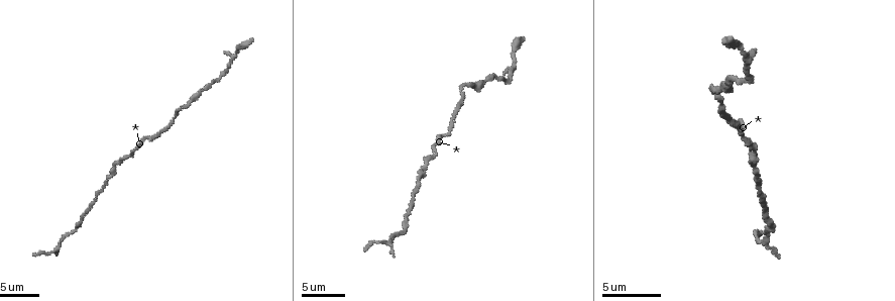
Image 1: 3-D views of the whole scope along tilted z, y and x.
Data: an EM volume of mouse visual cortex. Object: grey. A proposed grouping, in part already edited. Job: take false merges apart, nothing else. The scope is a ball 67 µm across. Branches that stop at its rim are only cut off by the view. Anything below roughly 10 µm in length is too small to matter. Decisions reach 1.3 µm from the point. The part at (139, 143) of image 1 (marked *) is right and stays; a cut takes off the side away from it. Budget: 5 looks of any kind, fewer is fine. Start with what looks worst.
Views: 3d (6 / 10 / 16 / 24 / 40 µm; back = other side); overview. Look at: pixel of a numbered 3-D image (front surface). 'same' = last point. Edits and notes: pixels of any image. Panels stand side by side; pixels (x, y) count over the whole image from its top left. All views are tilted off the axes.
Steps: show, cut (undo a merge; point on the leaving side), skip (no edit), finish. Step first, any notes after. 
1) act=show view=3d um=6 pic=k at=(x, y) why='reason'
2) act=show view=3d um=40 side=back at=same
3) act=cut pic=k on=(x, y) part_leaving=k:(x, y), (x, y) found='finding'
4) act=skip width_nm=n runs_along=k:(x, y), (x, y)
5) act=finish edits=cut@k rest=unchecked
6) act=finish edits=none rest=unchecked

act=show view=3d um=16 pic=1 at=(753, 152) why='a narrow waist'

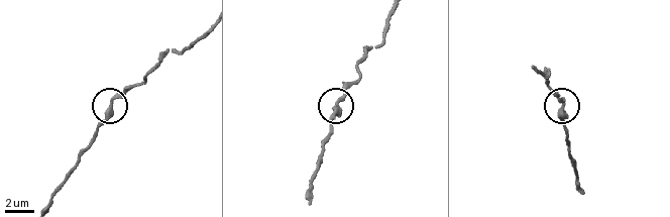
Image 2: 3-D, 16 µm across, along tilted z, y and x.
act=show view=3d um=16 side=back pic=2 at=(113, 105) why='from behind'

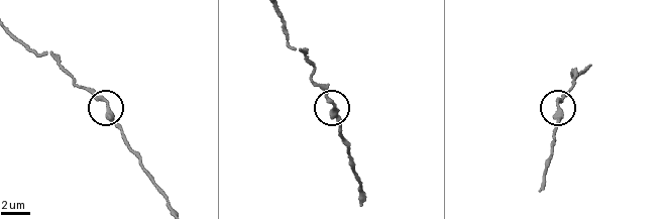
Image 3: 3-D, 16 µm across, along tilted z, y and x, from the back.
act=skip runs_along=3:(572, 78), (572, 86), (557, 106), (557, 130) found='one cell here'

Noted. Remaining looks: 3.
act=show view=3d um=10 pic=1 at=(82, 218) why='calibre changes'

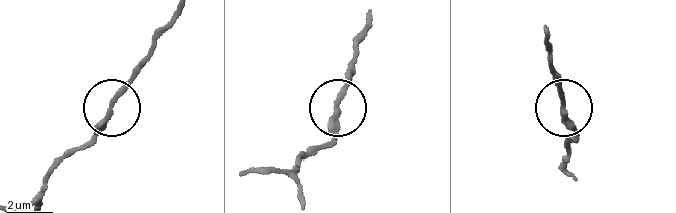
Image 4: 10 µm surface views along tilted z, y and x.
act=skip found='one cell here'

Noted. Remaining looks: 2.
act=show view=3d um=16 pic=1 at=(470, 84)

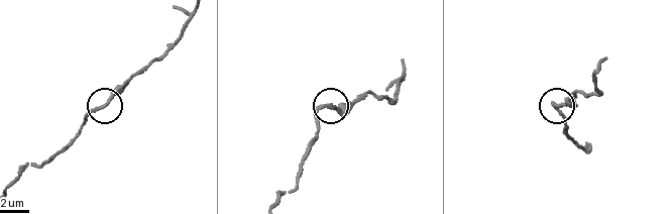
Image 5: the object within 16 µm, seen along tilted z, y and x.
act=show view=3d um=16 side=back pic=5 at=(102, 105)

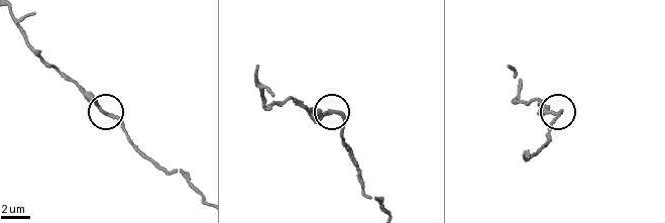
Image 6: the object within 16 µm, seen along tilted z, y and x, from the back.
act=skip found='all the same cell'

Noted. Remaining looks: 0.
act=finish edits=none rest=unchecked

